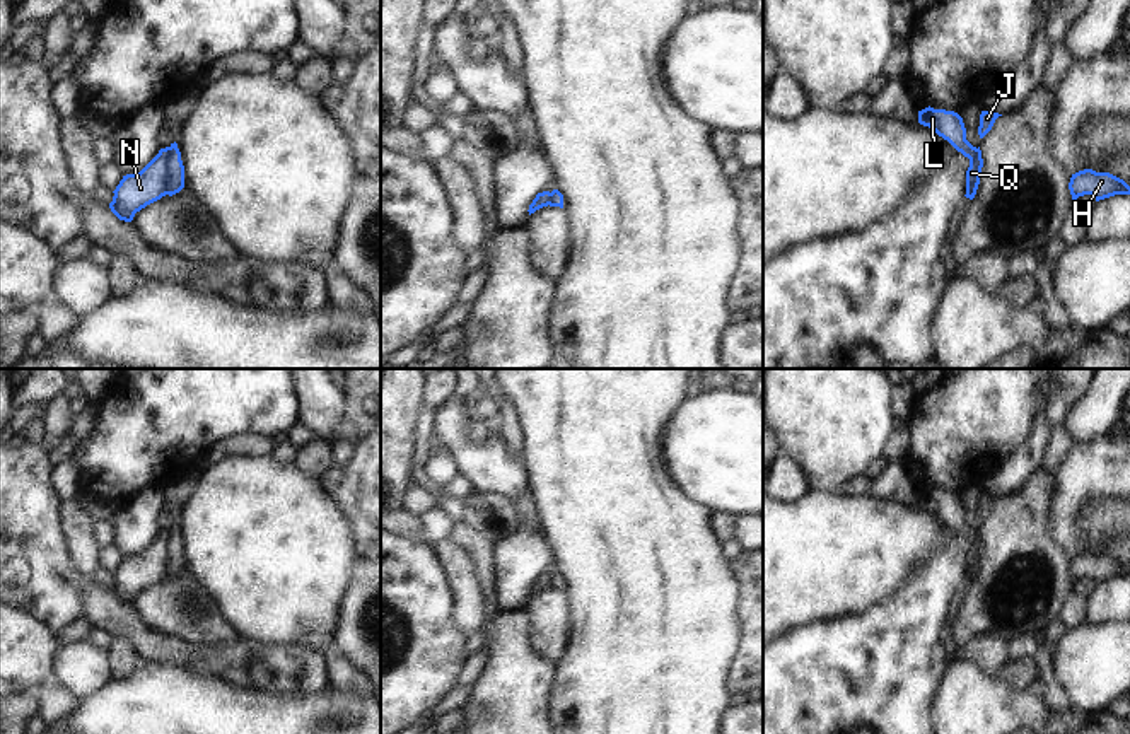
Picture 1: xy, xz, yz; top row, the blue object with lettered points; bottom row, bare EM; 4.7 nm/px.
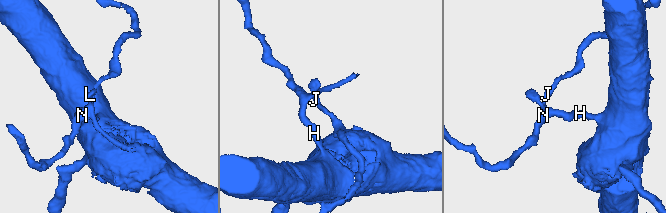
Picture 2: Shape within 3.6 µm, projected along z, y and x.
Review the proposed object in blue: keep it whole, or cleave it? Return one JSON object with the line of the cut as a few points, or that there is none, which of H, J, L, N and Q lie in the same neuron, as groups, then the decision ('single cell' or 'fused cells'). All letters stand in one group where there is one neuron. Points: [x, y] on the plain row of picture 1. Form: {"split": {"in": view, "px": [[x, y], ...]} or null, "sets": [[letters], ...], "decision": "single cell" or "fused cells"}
{"split": {"in": "xy", "px": [[169, 530], [166, 576]]}, "sets": [["H", "L", "N"], ["J", "Q"]], "decision": "fused cells"}

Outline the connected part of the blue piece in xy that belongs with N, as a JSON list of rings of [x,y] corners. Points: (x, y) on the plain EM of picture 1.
[[[169,529],[160,531],[140,555],[123,558],[109,585],[119,603],[131,604],[137,594],[167,577],[167,539]]]

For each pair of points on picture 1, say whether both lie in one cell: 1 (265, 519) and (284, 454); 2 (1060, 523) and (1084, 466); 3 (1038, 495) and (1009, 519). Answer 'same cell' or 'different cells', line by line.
1: different cells
2: same cell
3: same cell

